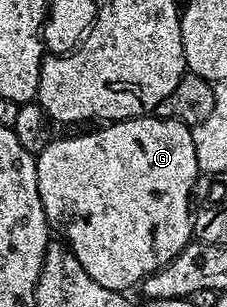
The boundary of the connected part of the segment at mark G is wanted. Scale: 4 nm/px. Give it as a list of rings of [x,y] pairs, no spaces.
[[[143,116],[140,118],[124,118],[111,121],[103,130],[94,130],[91,134],[78,134],[75,138],[55,137],[53,142],[44,148],[36,156],[38,163],[38,191],[42,207],[46,213],[46,221],[55,231],[58,230],[70,251],[84,264],[84,272],[96,280],[96,284],[104,284],[104,288],[129,291],[129,286],[137,287],[152,272],[164,268],[176,255],[192,241],[192,209],[190,210],[190,193],[194,190],[194,181],[200,178],[198,161],[196,160],[196,144],[194,143],[194,131],[185,126],[183,122],[177,122],[171,118],[159,118],[157,116]]]

